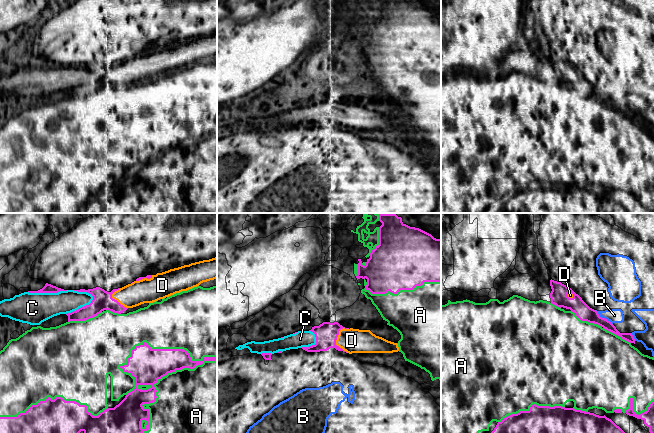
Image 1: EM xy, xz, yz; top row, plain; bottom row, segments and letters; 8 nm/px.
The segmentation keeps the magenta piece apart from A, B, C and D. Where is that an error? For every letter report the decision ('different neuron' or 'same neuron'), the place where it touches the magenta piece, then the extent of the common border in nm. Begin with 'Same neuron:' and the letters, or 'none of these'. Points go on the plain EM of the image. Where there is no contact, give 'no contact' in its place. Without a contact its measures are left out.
Same neuron: A
A: same neuron; contact xy (153, 161); length 900 nm
B: different neuron; contact yz (603, 94); length 180 nm
C: different neuron; contact xy (81, 83); length 260 nm
D: different neuron; contact xz (335, 117); length 220 nm

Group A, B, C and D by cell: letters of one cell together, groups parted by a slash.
A / B / C D

